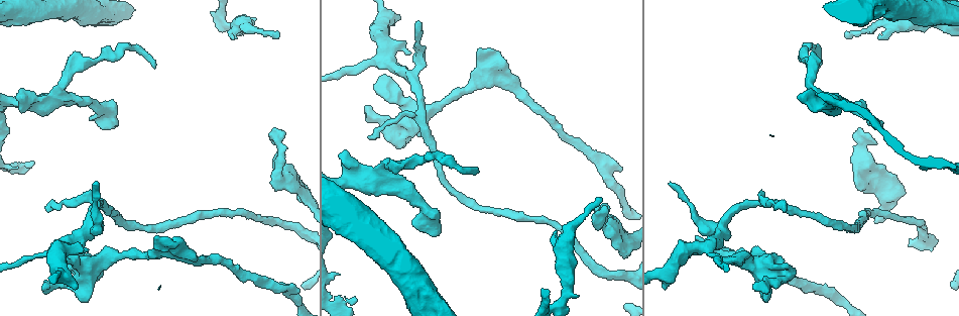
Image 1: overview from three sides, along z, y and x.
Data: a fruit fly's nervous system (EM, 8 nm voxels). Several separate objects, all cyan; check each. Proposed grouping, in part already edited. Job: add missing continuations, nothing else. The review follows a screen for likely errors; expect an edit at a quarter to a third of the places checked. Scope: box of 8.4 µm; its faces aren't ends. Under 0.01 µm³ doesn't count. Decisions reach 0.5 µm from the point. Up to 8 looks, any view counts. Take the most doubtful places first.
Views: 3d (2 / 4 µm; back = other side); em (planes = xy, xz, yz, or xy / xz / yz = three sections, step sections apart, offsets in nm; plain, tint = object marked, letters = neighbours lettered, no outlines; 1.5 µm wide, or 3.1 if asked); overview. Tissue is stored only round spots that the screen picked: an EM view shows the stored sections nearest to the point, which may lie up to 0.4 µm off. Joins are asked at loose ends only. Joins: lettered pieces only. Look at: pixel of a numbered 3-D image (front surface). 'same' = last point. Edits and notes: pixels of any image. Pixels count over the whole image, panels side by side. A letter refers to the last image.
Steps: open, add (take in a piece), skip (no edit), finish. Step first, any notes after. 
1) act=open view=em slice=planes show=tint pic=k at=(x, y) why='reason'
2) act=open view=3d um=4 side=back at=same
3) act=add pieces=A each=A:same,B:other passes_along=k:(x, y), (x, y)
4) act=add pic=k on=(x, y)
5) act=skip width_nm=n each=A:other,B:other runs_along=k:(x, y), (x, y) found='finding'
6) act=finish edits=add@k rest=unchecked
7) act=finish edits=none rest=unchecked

act=open view=3d um=2 pic=1 at=(859, 129) why='an open end'

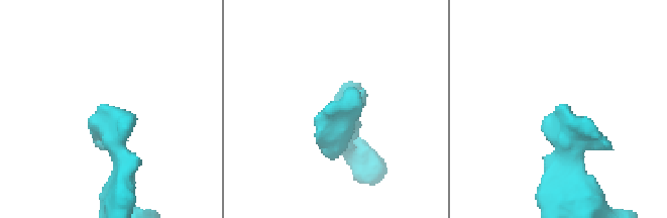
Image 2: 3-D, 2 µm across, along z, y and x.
act=open view=em slice=planes show=letters pic=2 at=(325, 110) why='now the EM'

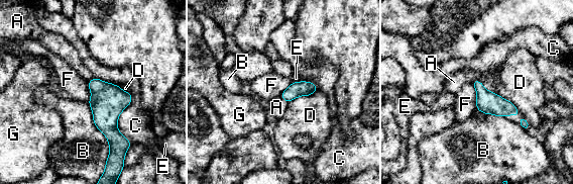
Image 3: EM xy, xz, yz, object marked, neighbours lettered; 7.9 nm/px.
act=skip width_nm=120 each=A:other,B:other,C:other,D:other,E:other,F:other,G:other border=3:(471, 82), (476, 93), (476, 108) found='none of them fits'

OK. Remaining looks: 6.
act=open view=em slice=planes show=plain pic=1 at=(476, 172) why='tapers out'

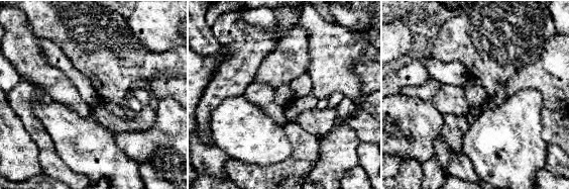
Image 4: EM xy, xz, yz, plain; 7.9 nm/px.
act=open view=em slice=planes show=tint at=same

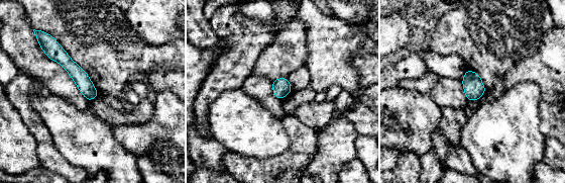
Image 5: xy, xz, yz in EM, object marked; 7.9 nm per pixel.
act=open view=em slice=planes show=letters at=same why='what lies round it'

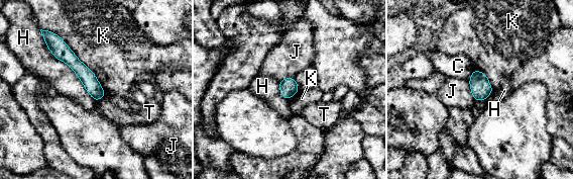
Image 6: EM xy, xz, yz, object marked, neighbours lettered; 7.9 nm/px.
act=skip each=C:other,H:other,J:other,K:other,T:other border=6:(54, 33), (94, 74), (105, 92) found='no lettered piece goes on from it'

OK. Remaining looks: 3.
act=open view=em slice=xz step=8 show=tint pic=1 at=(231, 38) why='free end'

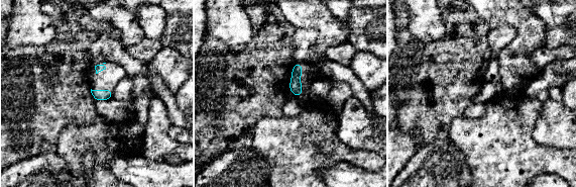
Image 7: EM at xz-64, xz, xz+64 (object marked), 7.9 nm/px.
act=open view=em slice=planes show=letters at=same

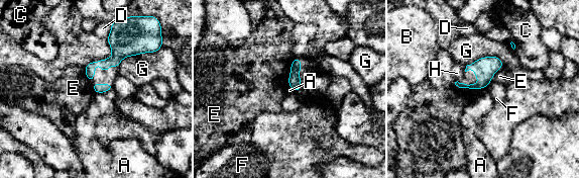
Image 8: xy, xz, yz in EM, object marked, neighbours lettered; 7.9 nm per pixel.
act=skip each=A:other,B:other,C:other,D:other,E:other,F:other,G:other,H:other border=8:(501, 68), (494, 73), (490, 81) found='no lettered piece goes on from it'

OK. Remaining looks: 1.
act=finish edits=none rest=unchecked

